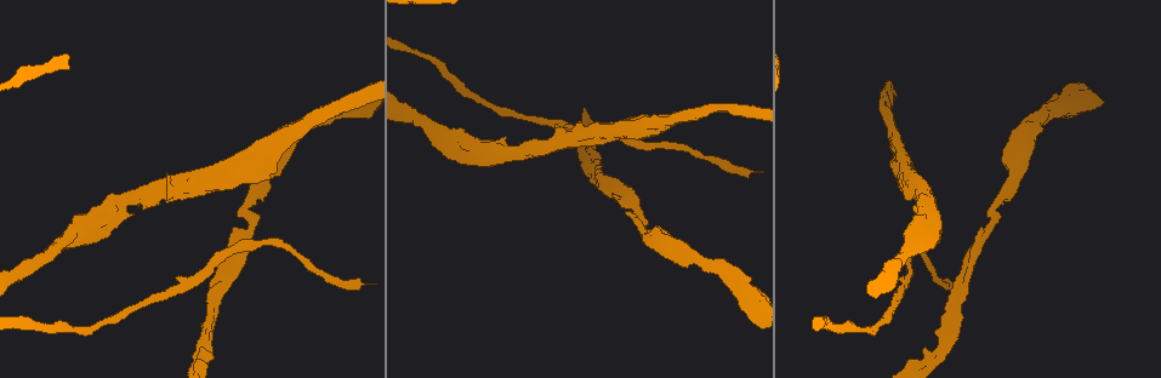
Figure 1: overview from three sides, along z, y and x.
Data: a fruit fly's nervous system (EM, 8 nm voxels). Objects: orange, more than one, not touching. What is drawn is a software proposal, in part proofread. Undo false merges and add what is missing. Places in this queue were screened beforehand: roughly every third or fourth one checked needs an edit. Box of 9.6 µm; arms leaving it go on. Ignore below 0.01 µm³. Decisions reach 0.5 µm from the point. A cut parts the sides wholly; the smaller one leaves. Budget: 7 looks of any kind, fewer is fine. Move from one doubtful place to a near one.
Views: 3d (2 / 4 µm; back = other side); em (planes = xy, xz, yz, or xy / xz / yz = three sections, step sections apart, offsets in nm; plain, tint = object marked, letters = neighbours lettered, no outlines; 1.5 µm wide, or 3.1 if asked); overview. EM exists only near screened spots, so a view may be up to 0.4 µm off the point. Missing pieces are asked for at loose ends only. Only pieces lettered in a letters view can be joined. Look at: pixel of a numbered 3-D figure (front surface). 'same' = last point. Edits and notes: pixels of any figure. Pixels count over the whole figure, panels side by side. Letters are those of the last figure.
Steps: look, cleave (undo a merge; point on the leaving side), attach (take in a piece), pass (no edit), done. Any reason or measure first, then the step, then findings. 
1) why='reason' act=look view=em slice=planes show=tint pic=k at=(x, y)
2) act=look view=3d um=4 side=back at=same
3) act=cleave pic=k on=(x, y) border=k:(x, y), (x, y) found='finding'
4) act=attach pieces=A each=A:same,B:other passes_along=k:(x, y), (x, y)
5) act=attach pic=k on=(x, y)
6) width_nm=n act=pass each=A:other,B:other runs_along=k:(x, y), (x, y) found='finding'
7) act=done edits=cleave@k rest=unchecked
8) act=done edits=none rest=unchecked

act=look view=em slice=planes show=plain pic=1 at=(977, 243)

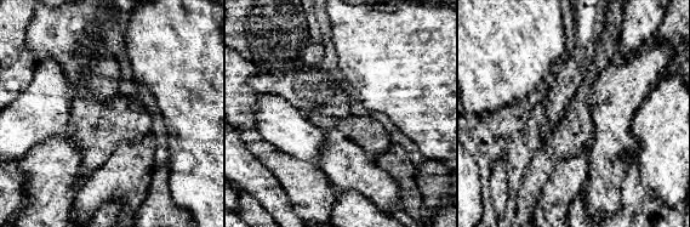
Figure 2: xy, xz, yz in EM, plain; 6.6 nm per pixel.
act=look view=em slice=planes show=letters at=same

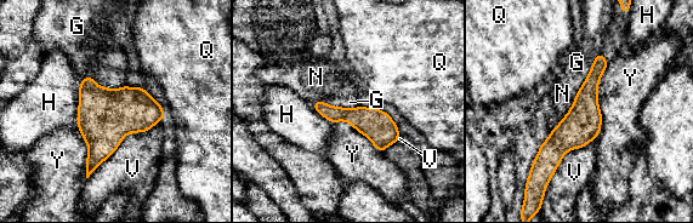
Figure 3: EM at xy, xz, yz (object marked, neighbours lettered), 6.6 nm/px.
longest_contact=V:600nm act=pass each=G:other,H:other,N:other,Q:other,V:other,Y:other border=3:(578, 90), (572, 107), (550, 132) found='one neuron here'

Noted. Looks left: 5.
why='three arms meet' act=look view=3d um=4 pic=1 at=(351, 112)

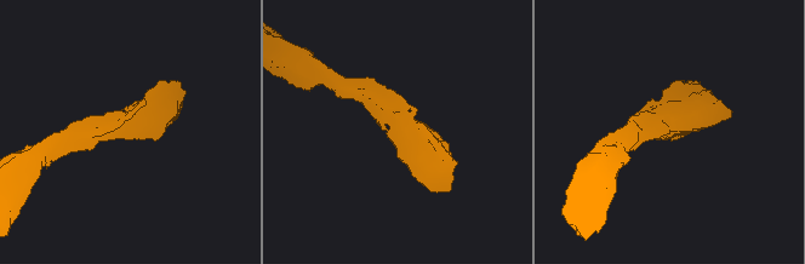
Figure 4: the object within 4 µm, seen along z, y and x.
arms=3 arm_widths_nm=280,320,420 why='now the EM' act=look view=em slice=xy step=8 show=tint pic=4 at=(131, 123)

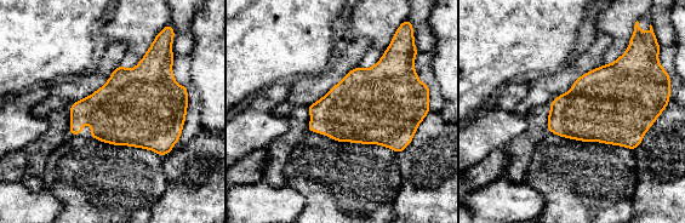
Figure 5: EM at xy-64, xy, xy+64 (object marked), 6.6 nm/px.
why='another direction' act=look view=em slice=planes show=letters at=same

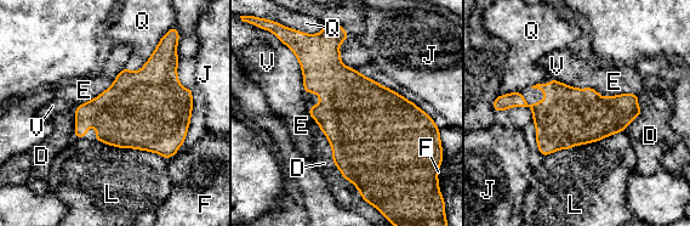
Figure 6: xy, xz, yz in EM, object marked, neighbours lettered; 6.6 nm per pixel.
width_nm=400 act=pass each=D:other,E:other,F:other,J:other,L:other,Q:other,V:other border=6:(622, 131), (543, 157) found='all the same neuron'

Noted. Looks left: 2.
why='free end' act=look view=3d um=4 side=back pic=1 at=(752, 172)

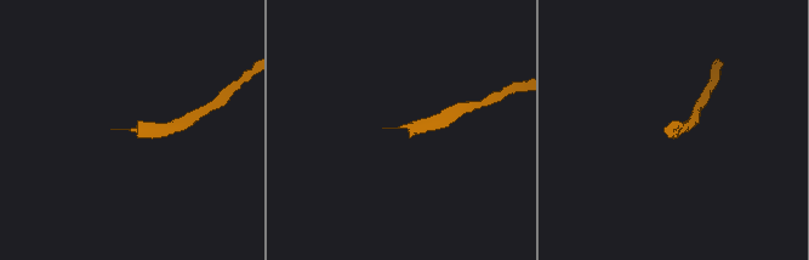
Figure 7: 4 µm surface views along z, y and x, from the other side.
act=look view=em slice=planes show=letters pic=7 at=(397, 128)

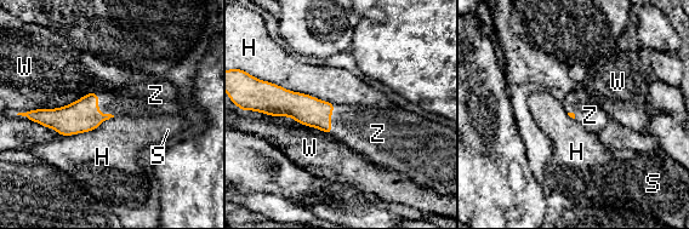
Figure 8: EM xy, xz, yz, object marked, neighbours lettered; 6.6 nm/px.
act=attach pieces=Z each=H:other,S:other,W:other,Z:same passes_along=8:(83, 115), (97, 108), (129, 98) found='it goes on there'

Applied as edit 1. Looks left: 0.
act=done edits=attach@8 rest=unchecked

